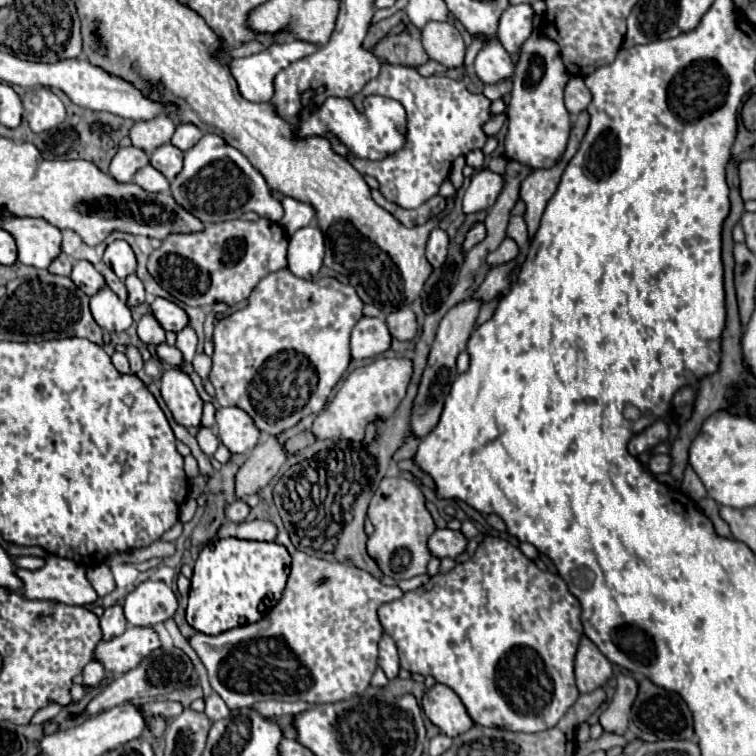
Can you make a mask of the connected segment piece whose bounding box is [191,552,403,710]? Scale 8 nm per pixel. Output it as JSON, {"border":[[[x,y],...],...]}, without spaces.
{"border":[[[295,552],[285,592],[277,606],[269,610],[265,618],[255,624],[227,630],[217,636],[197,632],[191,638],[191,646],[205,664],[205,668],[209,668],[209,682],[213,690],[225,700],[231,710],[237,706],[251,706],[263,700],[307,700],[313,704],[339,702],[369,688],[371,676],[377,670],[377,640],[385,632],[379,622],[377,610],[381,604],[399,600],[401,596],[401,588],[387,586],[375,580],[365,570],[341,562],[313,558],[305,552]]]}

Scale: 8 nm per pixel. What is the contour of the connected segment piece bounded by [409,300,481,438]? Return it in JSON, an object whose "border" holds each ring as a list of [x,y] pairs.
{"border":[[[465,300],[457,306],[453,306],[439,324],[439,330],[435,334],[435,340],[433,340],[433,346],[431,346],[431,352],[429,352],[429,358],[427,358],[427,366],[425,366],[425,372],[423,372],[423,380],[419,384],[419,392],[417,392],[413,408],[411,408],[409,432],[415,438],[425,438],[437,426],[437,420],[439,420],[441,410],[443,410],[443,402],[449,394],[449,388],[451,388],[453,380],[457,378],[455,360],[457,360],[459,352],[463,352],[467,348],[467,340],[473,332],[479,308],[481,308],[479,300]]]}

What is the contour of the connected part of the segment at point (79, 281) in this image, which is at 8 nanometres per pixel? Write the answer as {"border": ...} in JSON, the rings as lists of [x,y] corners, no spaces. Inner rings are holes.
{"border":[[[81,260],[73,266],[71,272],[71,280],[73,284],[77,284],[77,288],[81,288],[87,296],[93,296],[95,292],[99,292],[105,286],[105,278],[99,274],[99,270],[95,270],[95,266],[87,260]]]}

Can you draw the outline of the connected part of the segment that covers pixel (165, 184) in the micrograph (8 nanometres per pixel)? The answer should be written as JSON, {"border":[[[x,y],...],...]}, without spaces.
{"border":[[[151,164],[141,168],[133,176],[133,182],[145,188],[147,192],[169,192],[169,180],[159,170],[155,170]]]}

